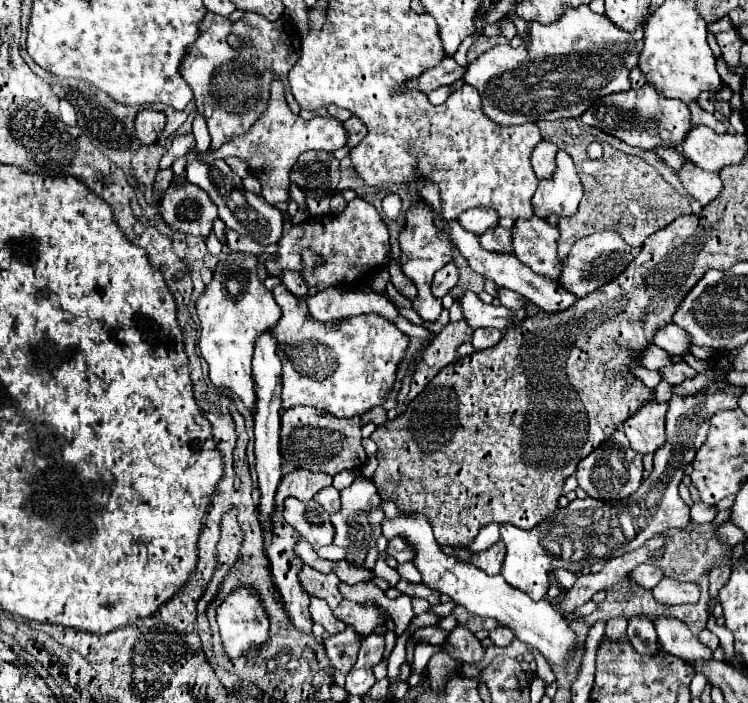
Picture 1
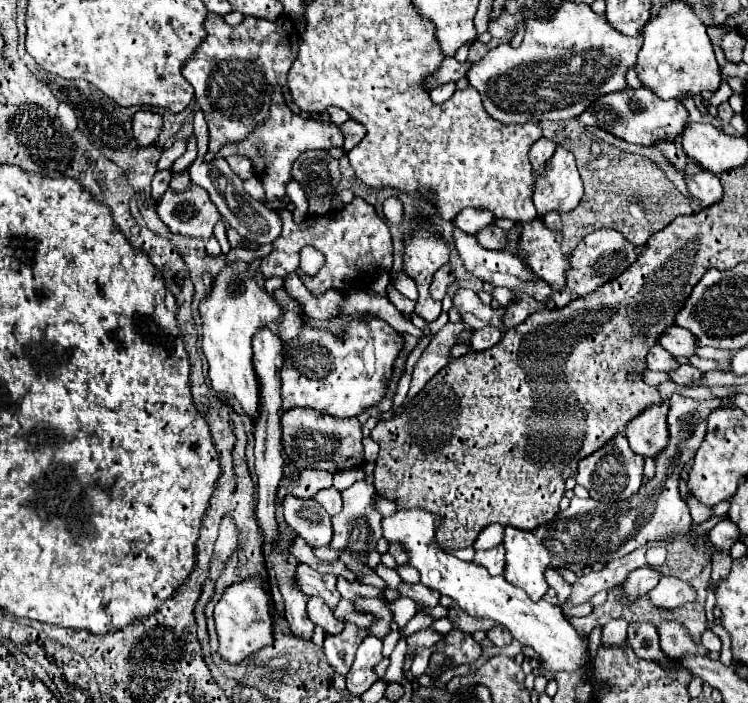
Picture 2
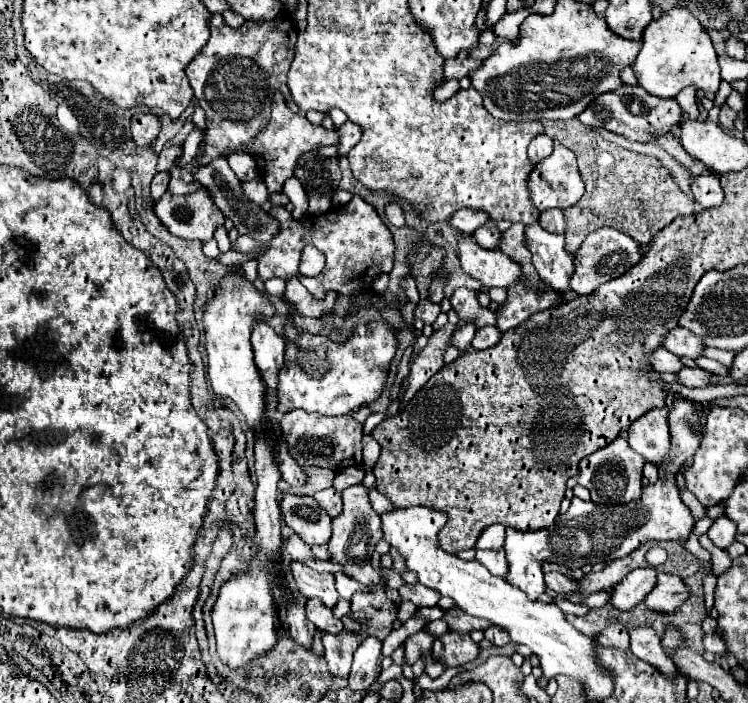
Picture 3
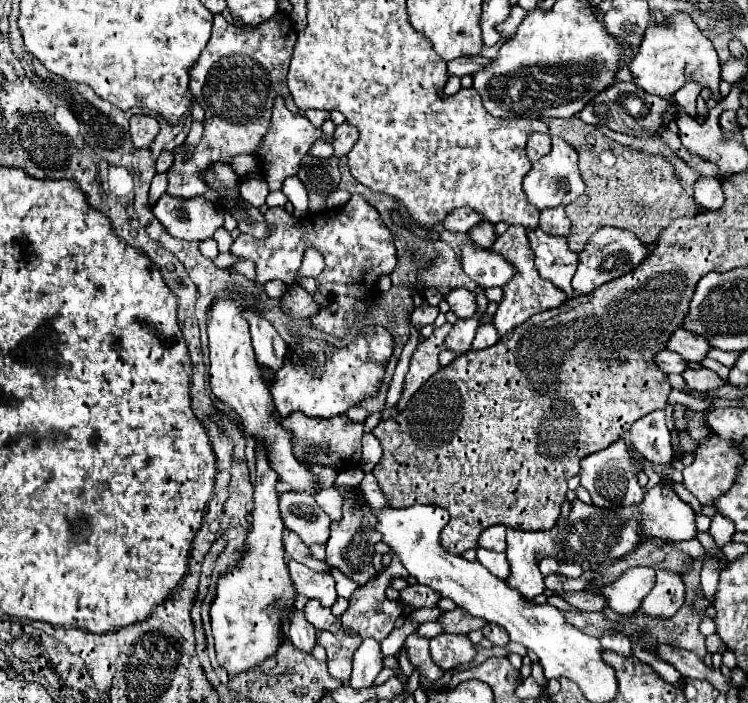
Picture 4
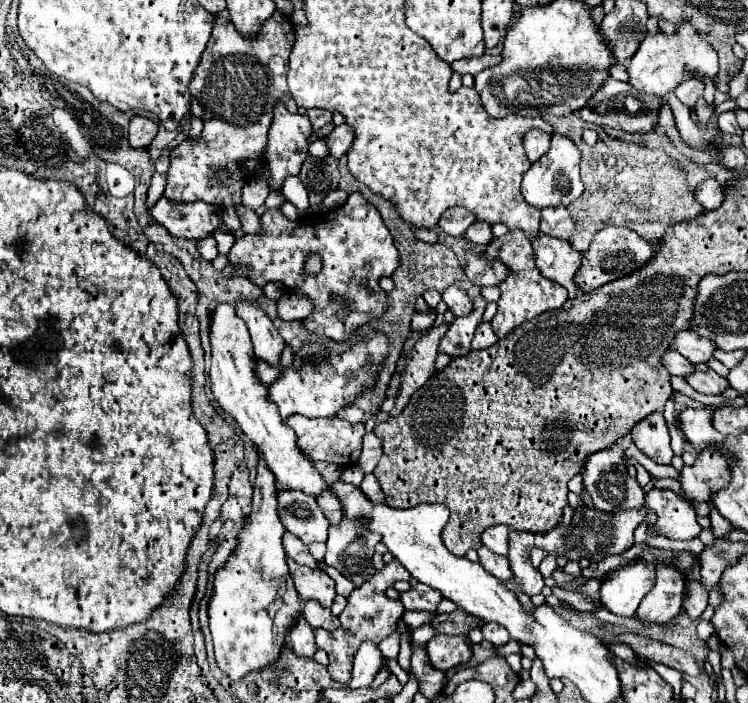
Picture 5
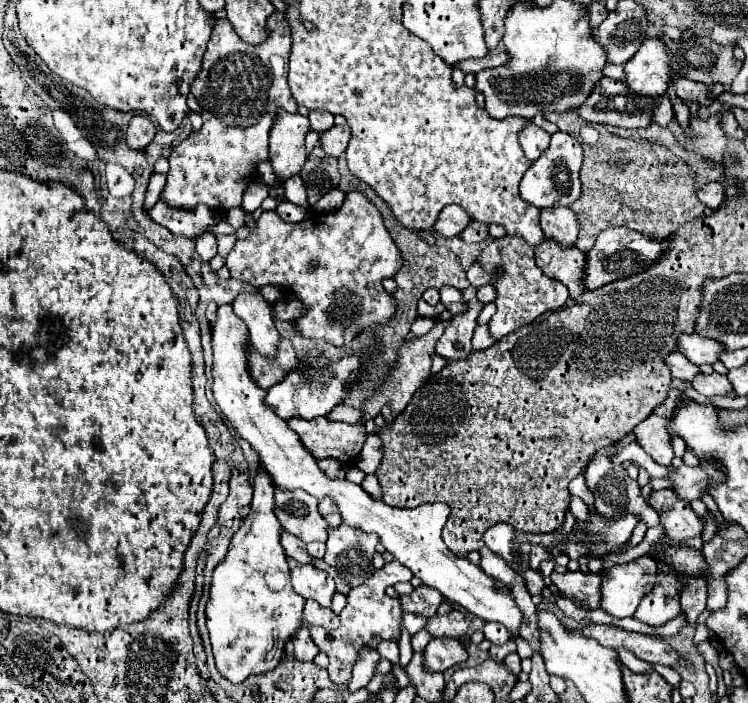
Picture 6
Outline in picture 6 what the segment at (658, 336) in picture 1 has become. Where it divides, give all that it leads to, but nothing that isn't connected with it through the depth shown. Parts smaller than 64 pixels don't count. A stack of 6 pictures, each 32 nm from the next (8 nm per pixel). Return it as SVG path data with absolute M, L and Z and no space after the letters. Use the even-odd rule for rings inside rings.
M692 332L678 336L678 352L682 352L692 364L702 366L702 364L714 364L718 354L724 352L724 346L716 344L716 340L708 340Z

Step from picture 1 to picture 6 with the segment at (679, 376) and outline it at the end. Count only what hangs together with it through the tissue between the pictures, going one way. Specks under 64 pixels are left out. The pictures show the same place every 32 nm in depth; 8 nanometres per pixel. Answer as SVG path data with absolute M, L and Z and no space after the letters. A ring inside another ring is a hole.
M716 372L698 374L698 376L694 376L694 380L690 380L690 384L694 390L698 390L704 396L714 396L714 394L726 396L732 390L732 384L728 384L728 378L716 374Z

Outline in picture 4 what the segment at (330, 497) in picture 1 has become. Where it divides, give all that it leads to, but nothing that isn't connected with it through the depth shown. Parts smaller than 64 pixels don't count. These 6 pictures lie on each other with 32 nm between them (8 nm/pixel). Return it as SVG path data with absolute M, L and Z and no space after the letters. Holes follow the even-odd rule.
M328 488L328 490L318 490L314 494L316 502L320 504L320 508L332 518L332 520L340 520L342 516L342 498L340 492L336 488Z

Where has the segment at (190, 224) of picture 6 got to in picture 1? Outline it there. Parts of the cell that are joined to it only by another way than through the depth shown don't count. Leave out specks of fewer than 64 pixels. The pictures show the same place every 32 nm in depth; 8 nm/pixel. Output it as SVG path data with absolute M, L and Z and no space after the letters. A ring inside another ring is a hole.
M170 184L164 198L160 200L162 218L178 232L208 236L212 222L218 218L216 204L210 200L208 192L196 184Z

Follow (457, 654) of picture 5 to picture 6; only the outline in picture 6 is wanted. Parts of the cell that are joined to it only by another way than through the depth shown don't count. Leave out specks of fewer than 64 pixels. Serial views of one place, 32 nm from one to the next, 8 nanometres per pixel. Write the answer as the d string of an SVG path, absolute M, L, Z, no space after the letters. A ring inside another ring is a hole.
M432 638L424 648L424 666L430 672L448 670L456 664L464 664L468 660L468 650L460 642L460 638Z

